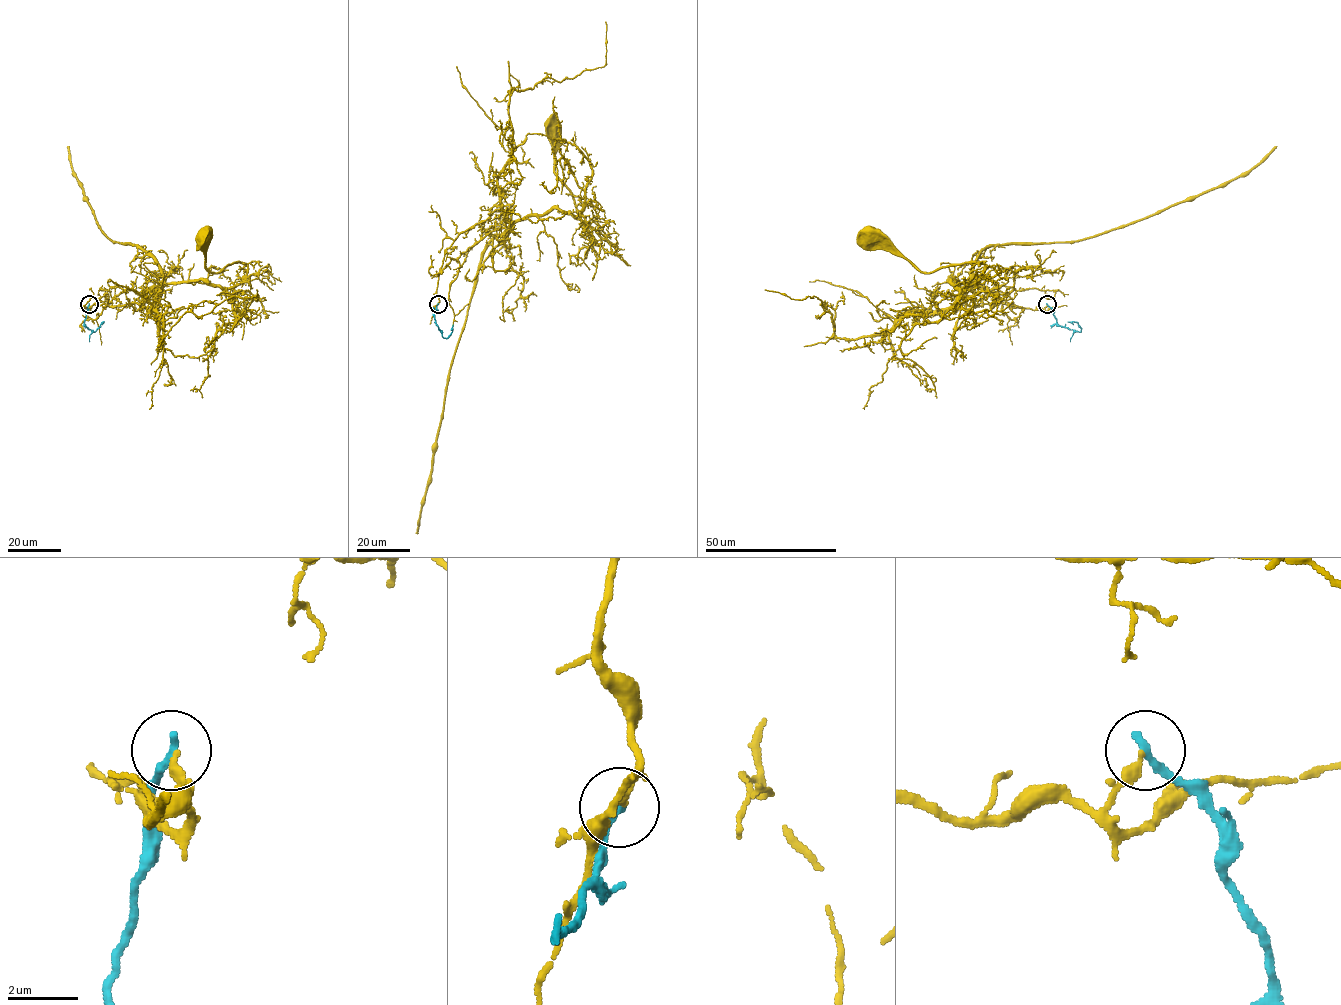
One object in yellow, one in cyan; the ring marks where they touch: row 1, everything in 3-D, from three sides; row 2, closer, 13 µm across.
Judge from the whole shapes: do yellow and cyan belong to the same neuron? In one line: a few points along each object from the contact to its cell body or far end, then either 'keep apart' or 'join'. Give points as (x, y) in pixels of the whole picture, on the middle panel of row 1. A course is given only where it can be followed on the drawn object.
course yellow (438, 304), (444, 252), (498, 209), (513, 222), (554, 208), (569, 212), (597, 241), (554, 171), (552, 127); course cyan (438, 304), (433, 315), (443, 337), (451, 333), (453, 324); keep apart

